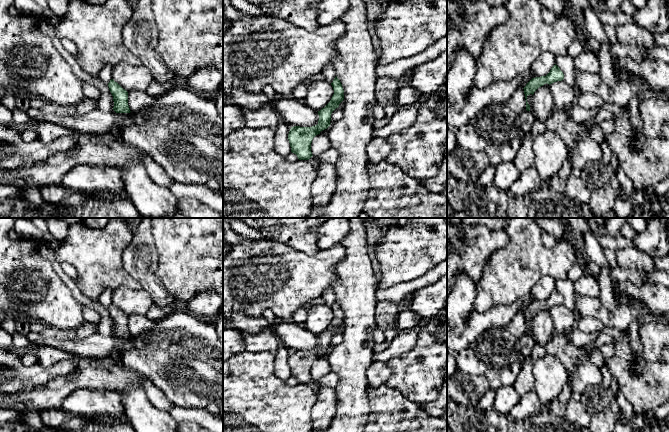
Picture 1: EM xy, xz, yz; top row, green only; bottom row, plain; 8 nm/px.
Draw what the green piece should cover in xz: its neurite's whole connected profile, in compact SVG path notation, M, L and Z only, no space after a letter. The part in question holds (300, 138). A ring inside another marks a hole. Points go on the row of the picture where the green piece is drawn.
M337 76L331 83L334 94L330 102L318 111L318 124L312 127L291 127L288 140L291 147L291 152L296 154L299 160L309 160L313 155L311 152L311 143L313 138L320 134L321 131L330 126L331 114L339 107L339 104L344 100L344 90Z

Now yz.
M556 64L551 68L550 72L546 76L532 78L523 88L526 99L526 110L530 111L530 105L527 102L528 95L533 95L539 87L546 83L550 85L554 82L562 81L563 79L564 74Z

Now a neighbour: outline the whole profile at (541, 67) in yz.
M542 53L529 68L530 77L522 83L521 88L524 88L532 78L546 76L555 65L555 58L556 55L553 53Z

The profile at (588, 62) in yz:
M584 51L573 60L577 70L590 74L599 74L600 72L600 59L592 52Z

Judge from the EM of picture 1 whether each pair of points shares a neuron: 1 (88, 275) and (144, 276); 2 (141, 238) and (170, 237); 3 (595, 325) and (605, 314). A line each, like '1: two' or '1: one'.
1: two
2: two
3: two

